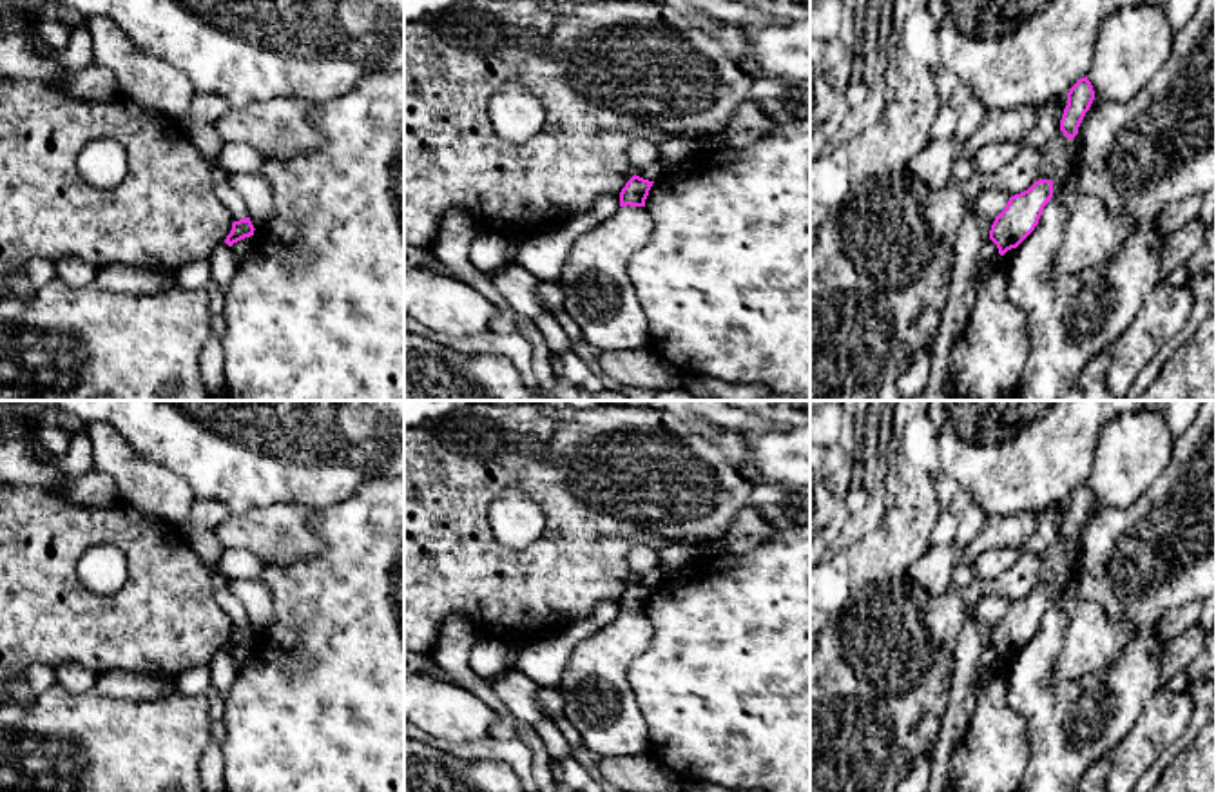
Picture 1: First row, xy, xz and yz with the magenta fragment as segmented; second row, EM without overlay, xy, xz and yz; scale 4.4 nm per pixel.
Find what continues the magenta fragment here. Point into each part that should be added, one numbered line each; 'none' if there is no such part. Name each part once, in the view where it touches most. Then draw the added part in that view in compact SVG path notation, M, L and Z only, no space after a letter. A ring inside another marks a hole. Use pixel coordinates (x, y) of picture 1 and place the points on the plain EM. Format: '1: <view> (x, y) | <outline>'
none

